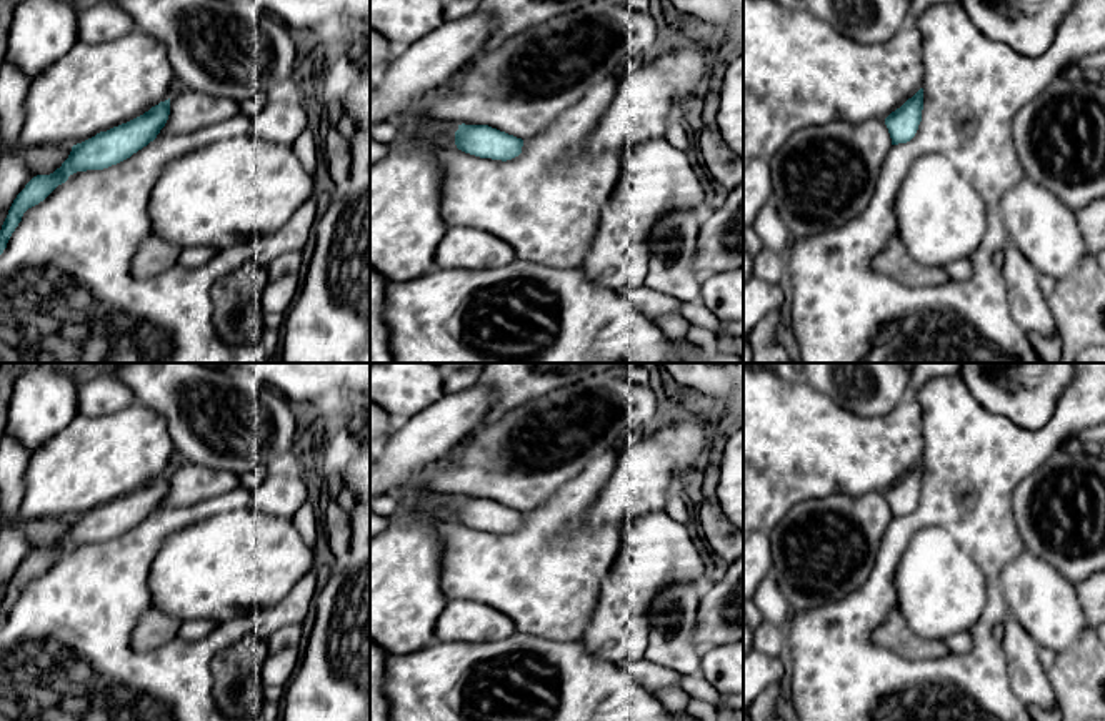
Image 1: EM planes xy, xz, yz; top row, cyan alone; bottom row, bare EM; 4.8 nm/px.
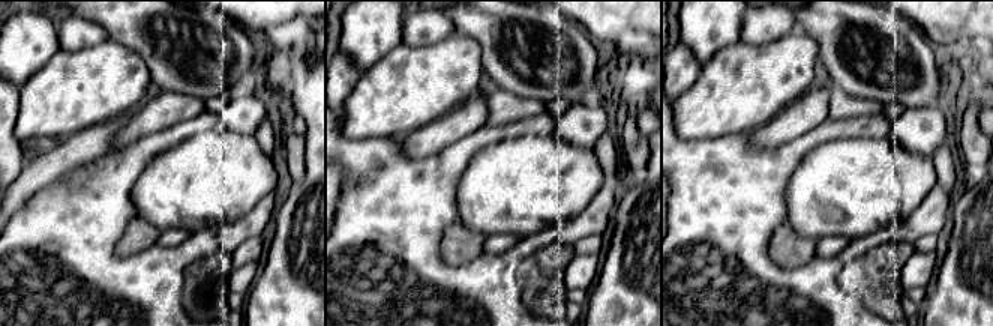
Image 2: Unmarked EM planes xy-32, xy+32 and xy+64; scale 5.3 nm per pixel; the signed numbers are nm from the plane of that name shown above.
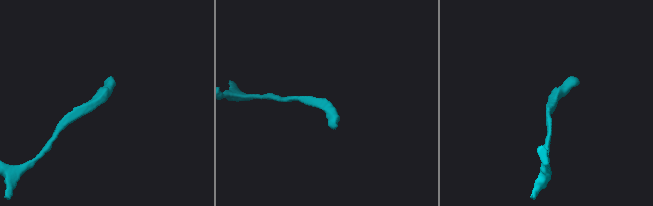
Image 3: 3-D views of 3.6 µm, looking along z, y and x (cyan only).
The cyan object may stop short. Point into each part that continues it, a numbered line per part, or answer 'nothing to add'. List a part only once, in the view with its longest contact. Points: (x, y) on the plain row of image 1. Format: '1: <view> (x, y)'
nothing to add

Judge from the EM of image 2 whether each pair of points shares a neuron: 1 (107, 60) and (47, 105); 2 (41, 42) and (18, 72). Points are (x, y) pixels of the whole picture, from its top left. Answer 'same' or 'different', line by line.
1: same
2: same

